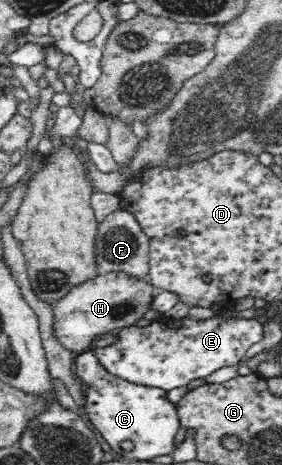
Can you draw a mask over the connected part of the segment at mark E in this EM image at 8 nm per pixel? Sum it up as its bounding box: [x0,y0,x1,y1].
[91,314,263,391]

